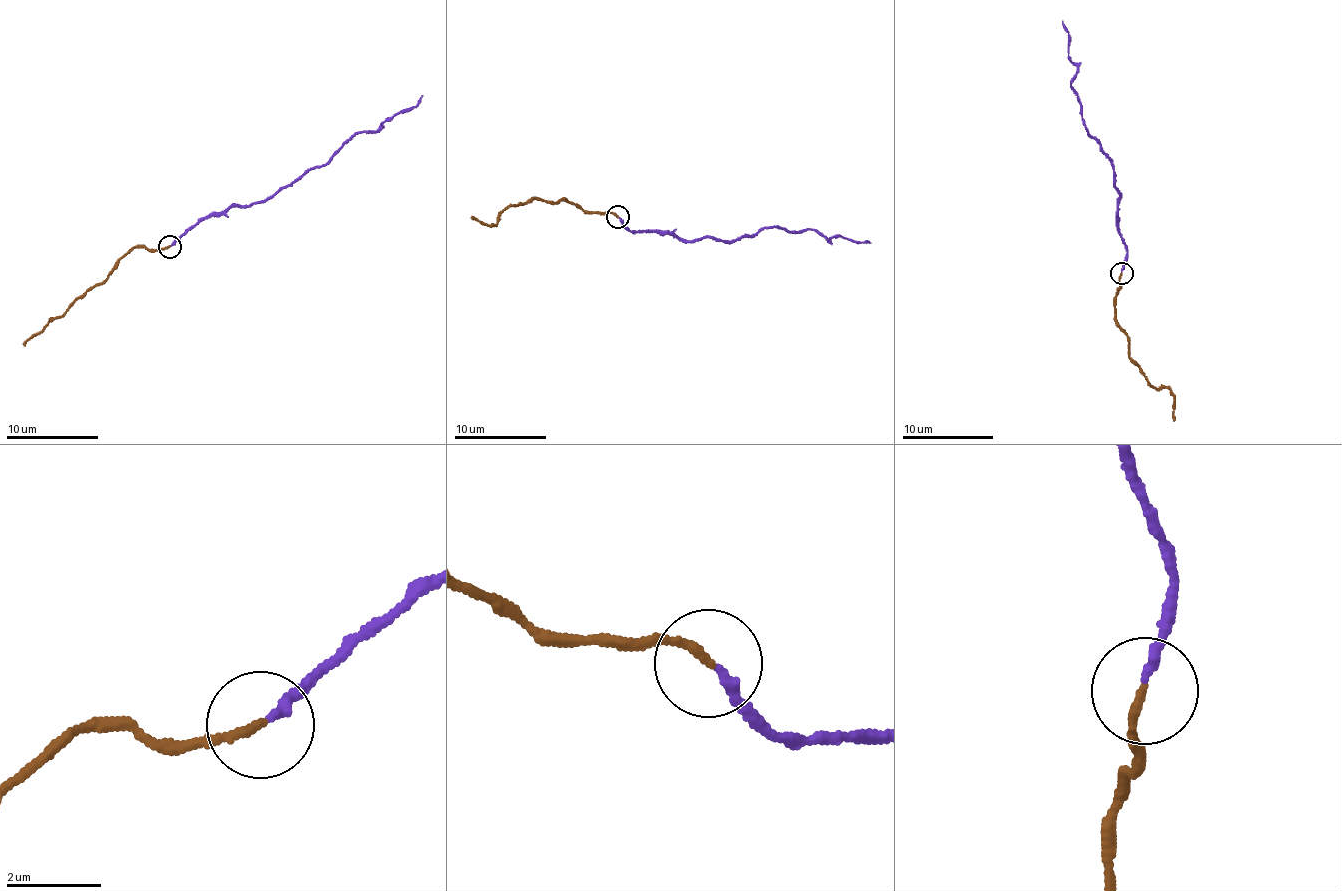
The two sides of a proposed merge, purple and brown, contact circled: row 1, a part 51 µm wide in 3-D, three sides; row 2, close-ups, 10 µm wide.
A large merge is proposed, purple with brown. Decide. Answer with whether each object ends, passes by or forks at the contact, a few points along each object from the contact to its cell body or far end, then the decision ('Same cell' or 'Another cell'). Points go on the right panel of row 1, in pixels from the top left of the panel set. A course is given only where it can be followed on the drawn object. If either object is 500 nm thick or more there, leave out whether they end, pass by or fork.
At the ring purple ends. At the ring brown ends. Course of purple: (1121, 271), (1125, 251), (1119, 231), (1121, 192), (1071, 87), (1078, 68), (1062, 20). Course of brown: (1121, 273), (1114, 317), (1128, 336), (1128, 352), (1150, 385), (1171, 391), (1175, 420). Another cell

